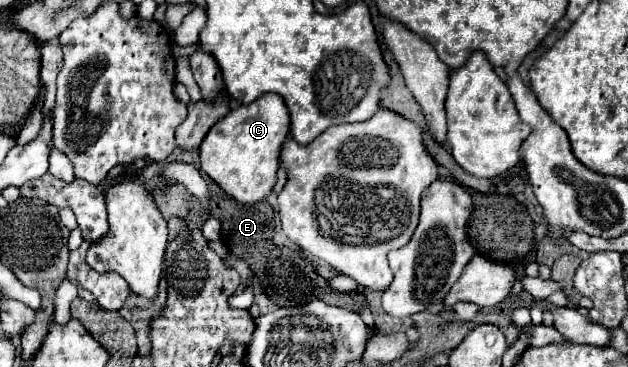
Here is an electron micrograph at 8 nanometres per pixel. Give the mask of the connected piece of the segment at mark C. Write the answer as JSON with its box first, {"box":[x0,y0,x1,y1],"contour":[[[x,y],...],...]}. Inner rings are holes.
{"box":[199,94,289,204],"contour":[[[265,94],[247,106],[231,110],[203,138],[199,146],[201,170],[239,204],[263,200],[277,180],[279,148],[289,134],[289,110],[277,94]]]}

